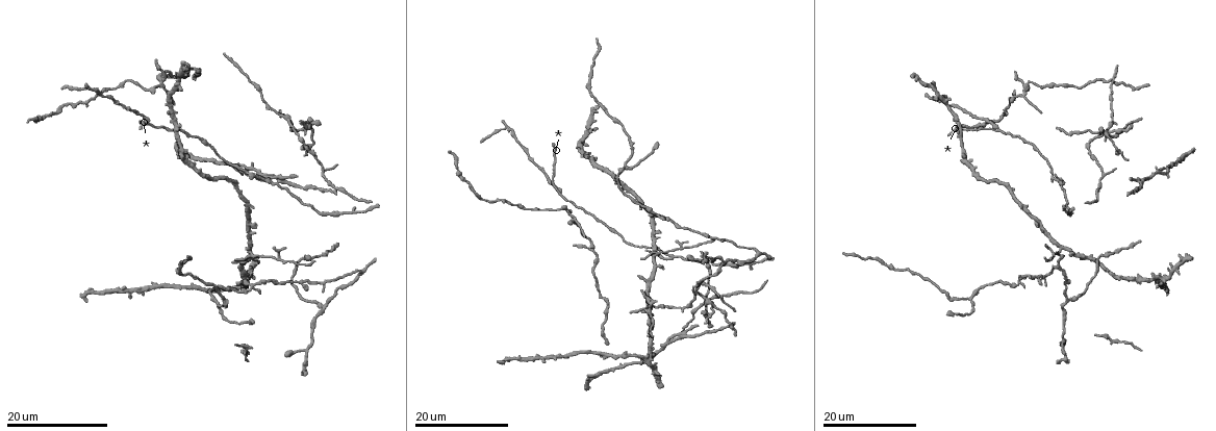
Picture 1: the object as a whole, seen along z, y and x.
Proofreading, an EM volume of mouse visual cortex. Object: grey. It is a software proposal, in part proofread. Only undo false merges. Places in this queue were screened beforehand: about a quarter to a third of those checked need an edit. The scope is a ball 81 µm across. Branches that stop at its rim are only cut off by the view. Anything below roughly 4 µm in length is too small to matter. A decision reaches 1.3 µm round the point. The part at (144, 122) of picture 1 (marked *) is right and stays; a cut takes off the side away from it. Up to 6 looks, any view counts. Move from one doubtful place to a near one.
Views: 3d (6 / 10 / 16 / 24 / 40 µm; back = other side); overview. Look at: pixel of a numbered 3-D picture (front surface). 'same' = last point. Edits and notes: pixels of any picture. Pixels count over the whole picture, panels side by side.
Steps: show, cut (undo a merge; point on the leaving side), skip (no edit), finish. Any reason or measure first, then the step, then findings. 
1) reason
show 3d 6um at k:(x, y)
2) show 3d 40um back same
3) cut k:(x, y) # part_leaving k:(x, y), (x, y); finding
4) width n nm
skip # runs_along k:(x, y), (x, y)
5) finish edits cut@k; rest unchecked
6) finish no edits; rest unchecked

arms part here
show 3d 24um at 1:(574, 220)

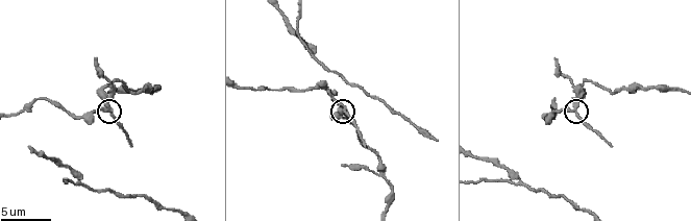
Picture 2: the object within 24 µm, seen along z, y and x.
show 3d 6um at 2:(110, 109)

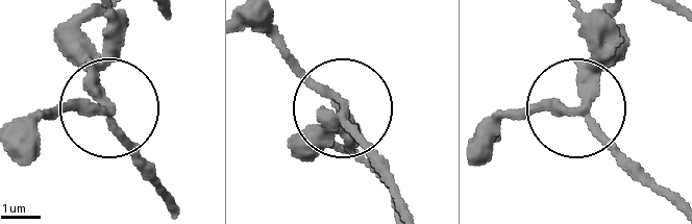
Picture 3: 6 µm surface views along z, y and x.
show 3d 6um back at 3:(342, 116)

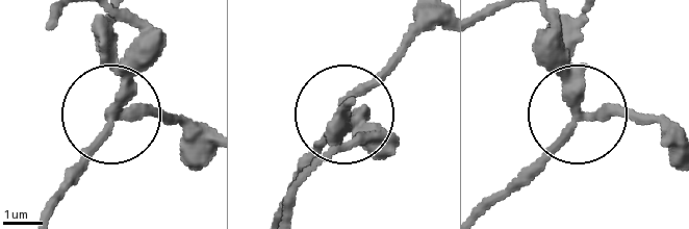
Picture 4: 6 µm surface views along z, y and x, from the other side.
arms 3
cut 4:(91, 154) # part_leaving 4:(119, 109), (52, 206); a second neuron is stuck on

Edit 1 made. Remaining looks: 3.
two arms in line, one across
show 3d 24um at 1:(268, 183)

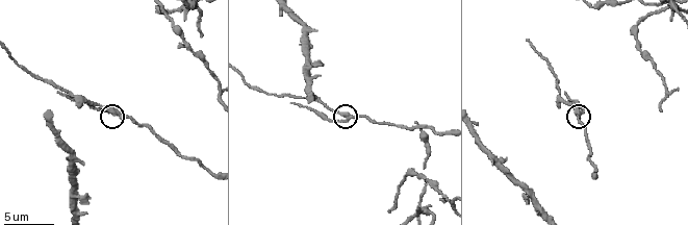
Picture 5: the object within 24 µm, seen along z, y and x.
show 3d 6um at 5:(345, 120)

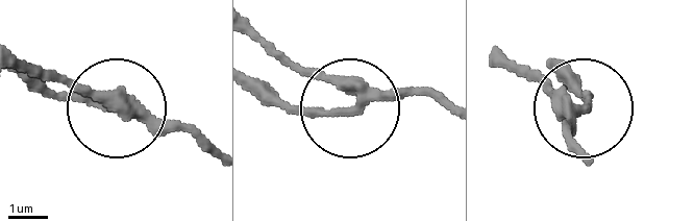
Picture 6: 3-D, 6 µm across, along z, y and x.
side_arm 7 um
skip # runs_along 6:(250, 32), (320, 69), (346, 96), (340, 105), (264, 105); all the same neuron

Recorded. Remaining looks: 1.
show 3d 6um at 5:(423, 206)

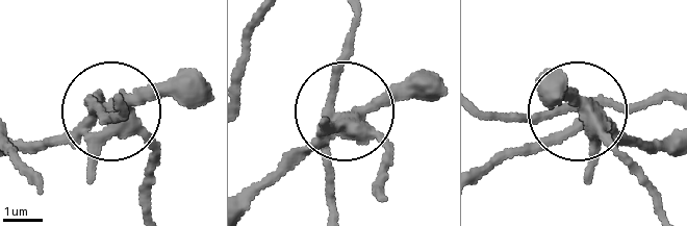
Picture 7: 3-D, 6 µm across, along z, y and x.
width 360 nm
cut 7:(149, 89) # part_leaving 7:(94, 110), (57, 137), (18, 141); a second neuron is stuck on

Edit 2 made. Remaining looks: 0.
finish edits cut@4, cut@7; rest unchecked

